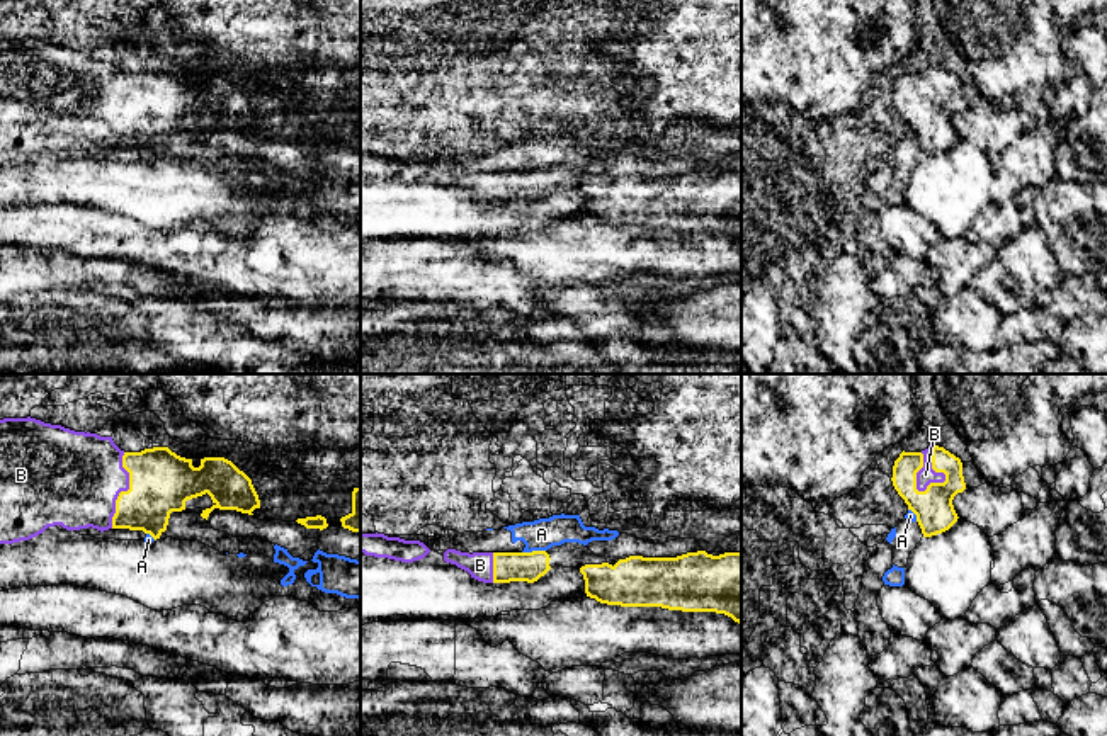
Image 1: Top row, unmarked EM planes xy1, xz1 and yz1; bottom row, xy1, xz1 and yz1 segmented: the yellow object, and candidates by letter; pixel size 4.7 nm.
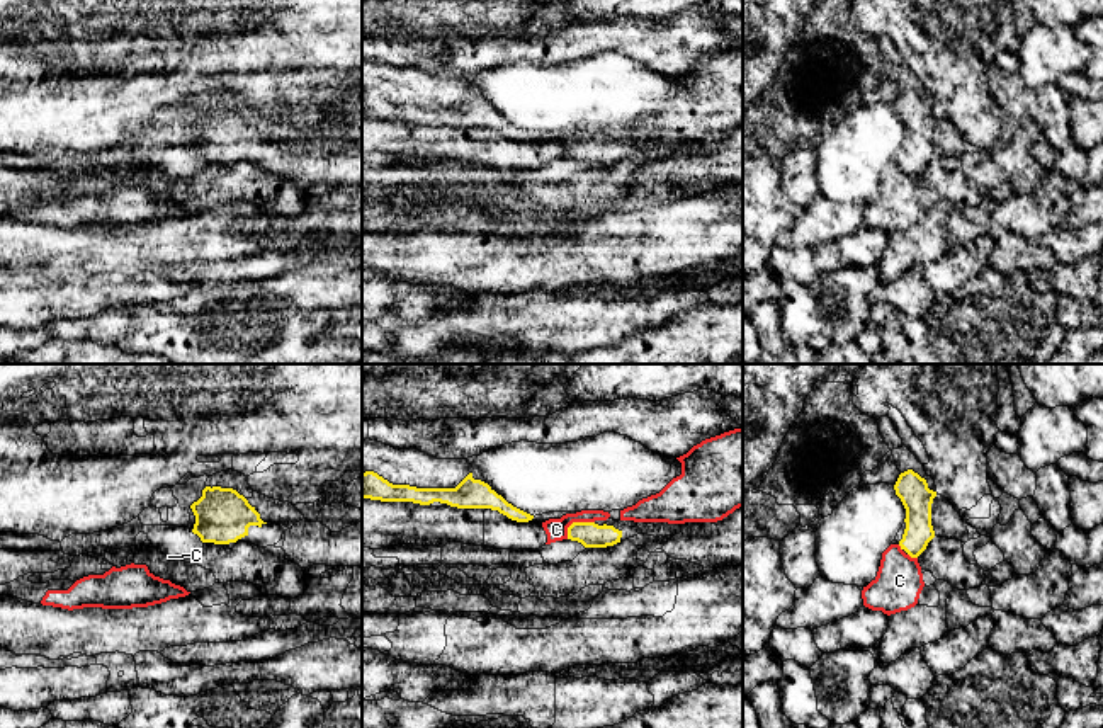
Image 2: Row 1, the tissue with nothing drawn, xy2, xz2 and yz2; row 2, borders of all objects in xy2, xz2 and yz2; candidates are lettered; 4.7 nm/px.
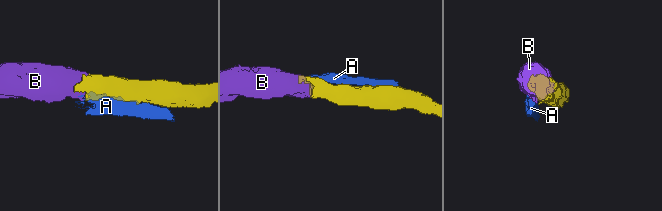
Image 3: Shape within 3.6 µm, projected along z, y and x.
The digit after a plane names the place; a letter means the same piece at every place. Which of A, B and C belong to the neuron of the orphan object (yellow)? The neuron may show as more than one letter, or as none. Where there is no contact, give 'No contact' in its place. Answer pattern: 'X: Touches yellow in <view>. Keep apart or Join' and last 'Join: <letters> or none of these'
A: Touches yellow in xz1. Keep apart
B: Touches yellow in yz1. Join
C: Touches yellow in xz2. Keep apart
Join: B

